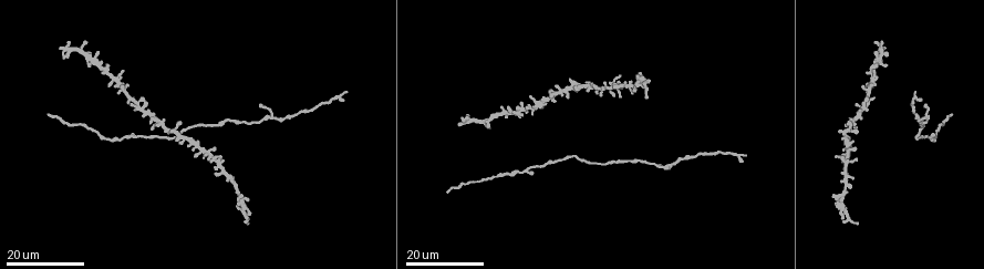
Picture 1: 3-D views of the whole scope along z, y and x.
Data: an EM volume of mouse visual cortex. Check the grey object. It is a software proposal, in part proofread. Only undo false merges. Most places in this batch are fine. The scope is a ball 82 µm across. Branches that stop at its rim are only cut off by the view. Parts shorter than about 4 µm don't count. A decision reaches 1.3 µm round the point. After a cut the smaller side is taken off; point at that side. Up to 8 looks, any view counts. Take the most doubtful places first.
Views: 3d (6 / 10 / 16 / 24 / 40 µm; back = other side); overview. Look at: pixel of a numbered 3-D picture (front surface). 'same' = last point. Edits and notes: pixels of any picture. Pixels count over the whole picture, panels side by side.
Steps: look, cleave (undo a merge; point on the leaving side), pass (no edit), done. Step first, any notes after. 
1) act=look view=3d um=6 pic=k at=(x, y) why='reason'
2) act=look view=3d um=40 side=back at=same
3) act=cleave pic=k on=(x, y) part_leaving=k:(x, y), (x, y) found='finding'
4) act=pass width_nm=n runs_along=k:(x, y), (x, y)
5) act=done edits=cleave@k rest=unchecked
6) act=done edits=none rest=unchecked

act=look view=3d um=16 pic=1 at=(923, 116)

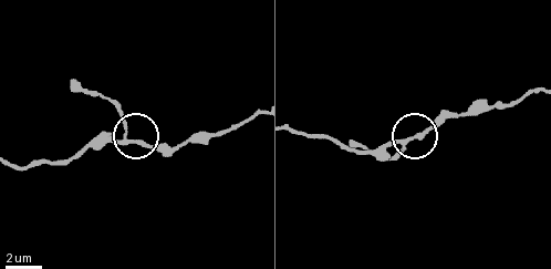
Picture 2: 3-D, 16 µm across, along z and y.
act=look view=3d um=10 pic=2 at=(125, 140)

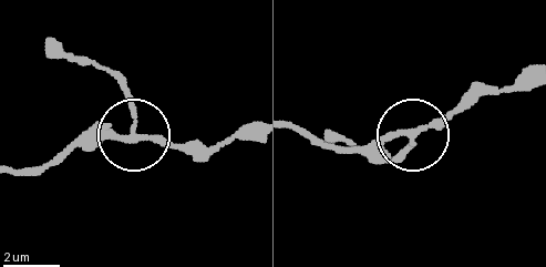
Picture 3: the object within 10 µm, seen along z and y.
act=pass side_arm_um=5 arms=3 found='one cell here'

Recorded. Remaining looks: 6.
act=look view=3d um=24 pic=1 at=(310, 110) why='calibre changes'

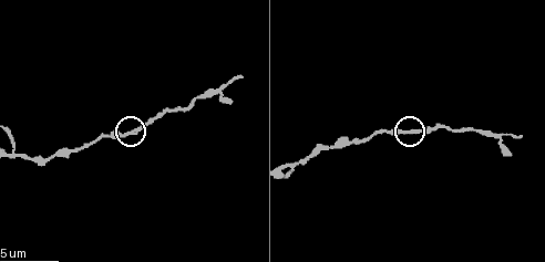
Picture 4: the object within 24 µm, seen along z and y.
act=look view=3d um=6 pic=4 at=(411, 132)

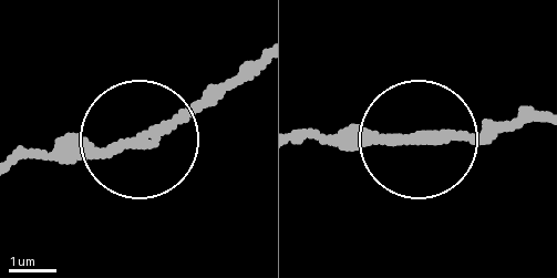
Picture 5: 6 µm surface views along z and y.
act=pass runs_along=5:(308, 134), (498, 134), (534, 122) found='all the same cell'

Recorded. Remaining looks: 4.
act=look view=3d um=24 pic=1 at=(109, 139)

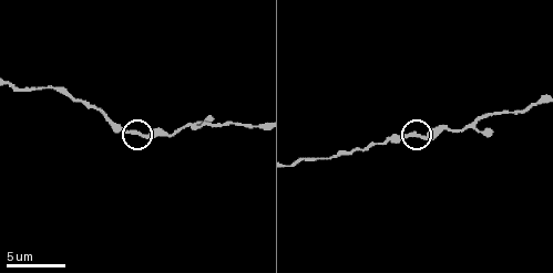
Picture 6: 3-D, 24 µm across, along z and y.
act=look view=3d um=10 pic=6 at=(145, 134)

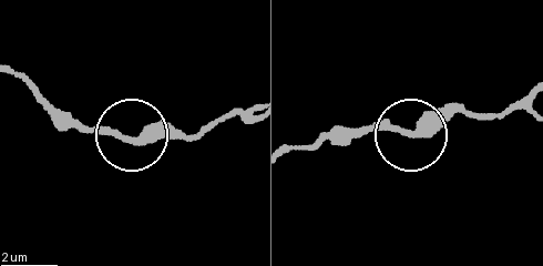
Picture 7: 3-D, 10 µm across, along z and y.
act=pass runs_along=7:(530, 92), (493, 113), (437, 113), (408, 132), (339, 128) found='all the same cell'

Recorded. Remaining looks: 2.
act=look view=3d um=16 pic=1 at=(165, 129) why='two arms in line, one across'

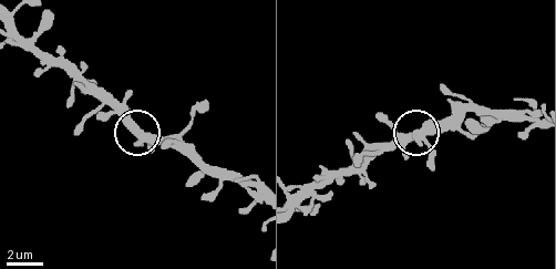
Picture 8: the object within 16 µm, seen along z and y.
act=look view=3d um=6 pic=8 at=(135, 129)

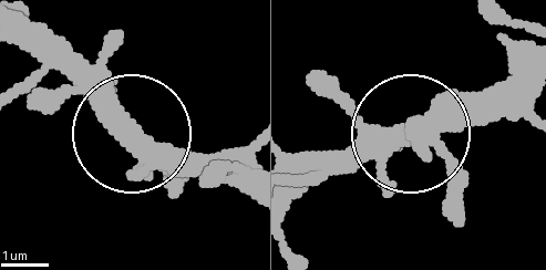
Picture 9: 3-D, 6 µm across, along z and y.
act=pass found='one cell here'

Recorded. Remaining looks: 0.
act=done edits=none rest=unchecked

